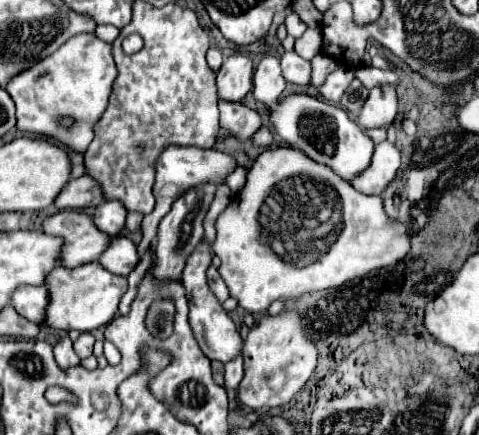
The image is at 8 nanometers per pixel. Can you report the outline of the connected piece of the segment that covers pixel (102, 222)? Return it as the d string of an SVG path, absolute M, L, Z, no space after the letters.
M109 201L109 203L101 203L93 215L93 221L95 225L107 233L109 237L113 235L119 235L123 225L125 225L125 207L123 203L117 203L117 201Z

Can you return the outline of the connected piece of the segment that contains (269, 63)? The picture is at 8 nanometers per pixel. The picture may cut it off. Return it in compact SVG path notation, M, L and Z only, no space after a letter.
M265 53L257 63L255 77L253 77L253 95L257 101L265 105L275 105L279 95L285 89L285 79L281 75L279 59L271 53Z

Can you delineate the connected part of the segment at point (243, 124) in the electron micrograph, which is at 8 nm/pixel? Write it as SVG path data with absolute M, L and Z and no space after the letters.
M219 101L219 125L223 133L237 139L251 139L251 135L261 127L261 117L257 111L245 107L243 103Z

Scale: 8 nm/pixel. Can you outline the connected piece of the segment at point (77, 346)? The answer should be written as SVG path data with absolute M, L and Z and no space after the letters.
M81 333L79 335L79 339L73 343L73 349L79 355L79 359L85 359L93 353L93 343L95 343L95 337L91 333Z

